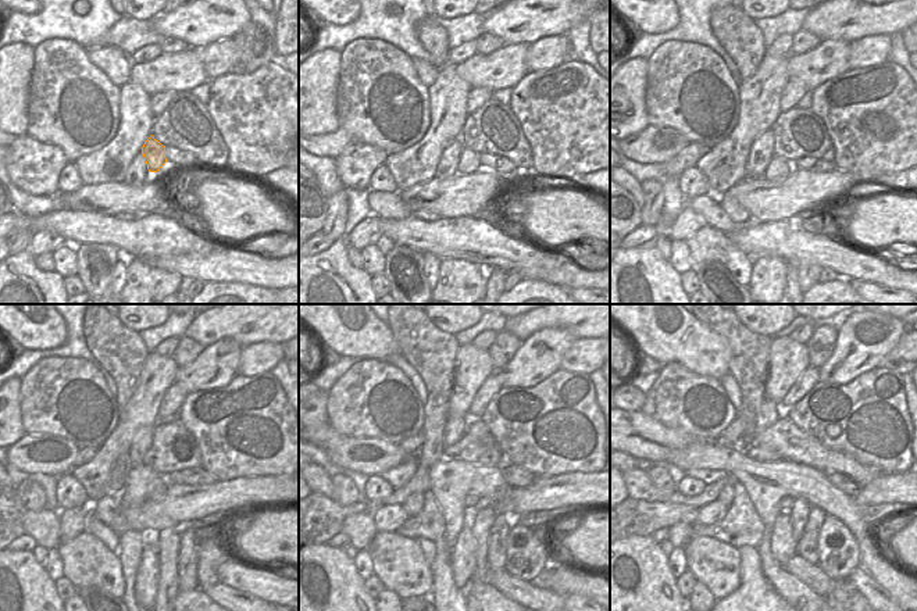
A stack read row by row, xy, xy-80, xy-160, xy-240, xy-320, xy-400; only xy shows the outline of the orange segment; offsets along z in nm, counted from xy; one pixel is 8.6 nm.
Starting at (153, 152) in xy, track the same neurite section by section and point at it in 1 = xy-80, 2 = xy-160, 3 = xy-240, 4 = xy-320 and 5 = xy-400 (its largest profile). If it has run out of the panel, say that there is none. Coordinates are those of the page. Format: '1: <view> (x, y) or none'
1: xy-80 (468, 163)
2: xy-160 (778, 170)
3: xy-240 (157, 489)
4: xy-320 (471, 500)
5: xy-400 (784, 504)

